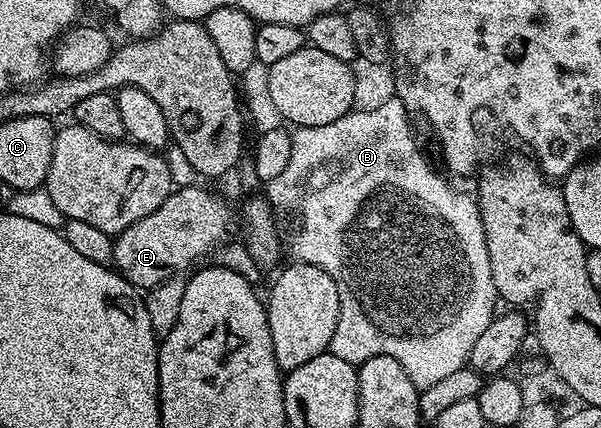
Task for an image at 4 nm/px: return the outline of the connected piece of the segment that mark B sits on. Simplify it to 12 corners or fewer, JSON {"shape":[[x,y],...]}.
{"shape":[[398,99],[266,182],[333,277],[329,351],[422,391],[497,316],[474,196]]}

